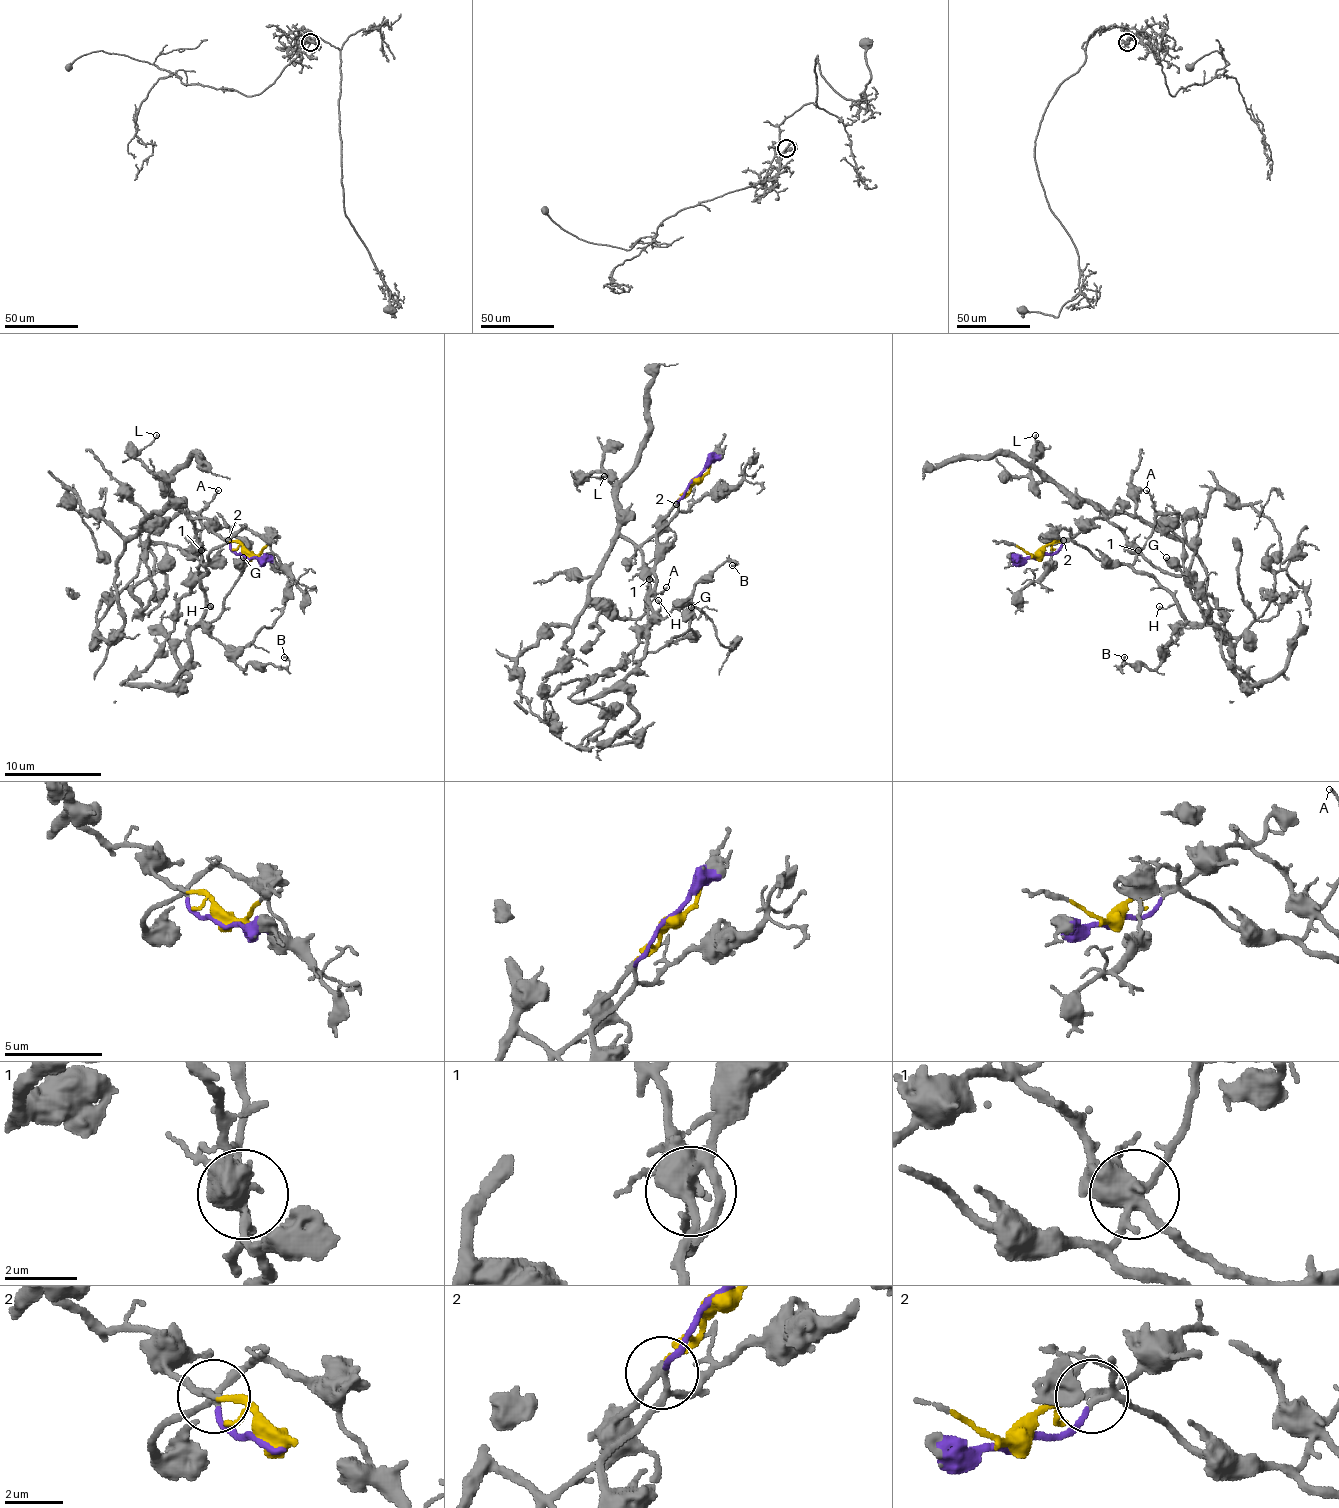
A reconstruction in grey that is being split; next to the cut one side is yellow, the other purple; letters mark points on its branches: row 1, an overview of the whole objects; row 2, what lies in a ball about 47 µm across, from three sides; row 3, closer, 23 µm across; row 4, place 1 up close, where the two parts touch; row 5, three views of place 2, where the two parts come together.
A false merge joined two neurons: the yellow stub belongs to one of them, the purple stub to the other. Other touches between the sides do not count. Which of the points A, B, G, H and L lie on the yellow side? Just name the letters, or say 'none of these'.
L

